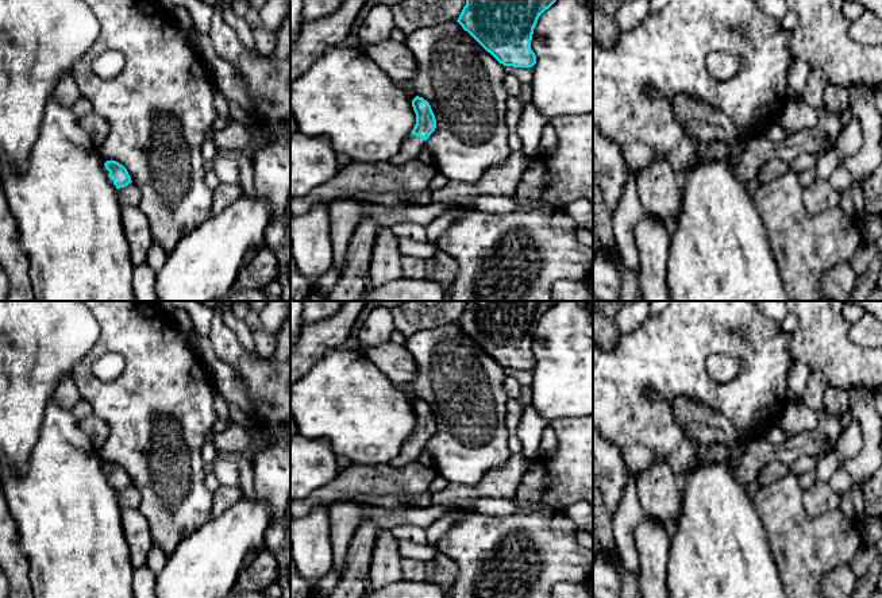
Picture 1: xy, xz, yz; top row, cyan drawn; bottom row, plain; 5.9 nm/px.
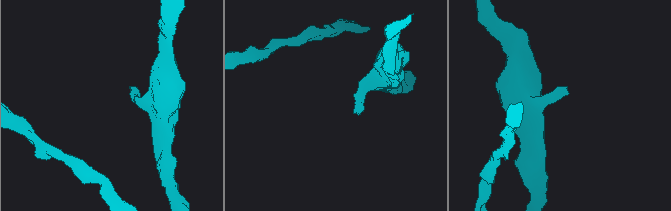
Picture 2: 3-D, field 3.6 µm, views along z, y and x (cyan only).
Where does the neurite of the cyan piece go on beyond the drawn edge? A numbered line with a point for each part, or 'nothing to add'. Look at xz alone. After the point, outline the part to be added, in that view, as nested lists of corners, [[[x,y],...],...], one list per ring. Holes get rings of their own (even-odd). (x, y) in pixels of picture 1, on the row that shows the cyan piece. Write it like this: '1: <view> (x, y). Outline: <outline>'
1: xz (412, 146). Outline: [[[409,135],[400,148],[400,151],[389,159],[389,163],[401,166],[412,159],[417,159],[421,150],[425,147],[425,140],[416,136]]]

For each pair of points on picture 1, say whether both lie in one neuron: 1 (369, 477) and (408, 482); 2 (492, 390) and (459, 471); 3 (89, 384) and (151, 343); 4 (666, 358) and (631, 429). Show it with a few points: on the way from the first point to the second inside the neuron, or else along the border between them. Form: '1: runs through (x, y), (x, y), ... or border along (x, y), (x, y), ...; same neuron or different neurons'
1: runs through (378, 481), (399, 481); same neuron
2: runs through (472, 411), (470, 440), (463, 451); same neuron
3: runs through (108, 388), (119, 388), (145, 362); same neuron
4: runs through (649, 375), (635, 389), (635, 412); same neuron

